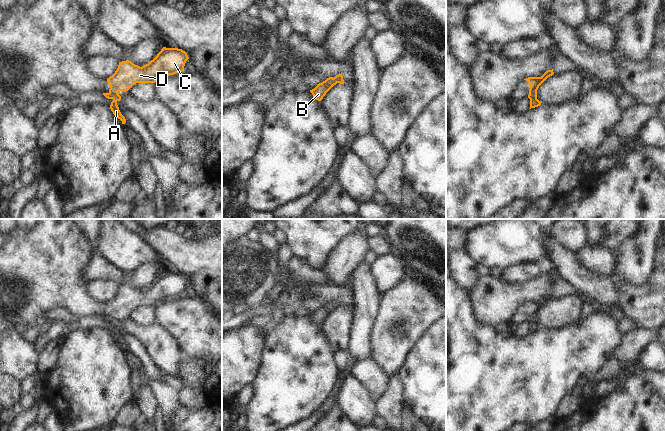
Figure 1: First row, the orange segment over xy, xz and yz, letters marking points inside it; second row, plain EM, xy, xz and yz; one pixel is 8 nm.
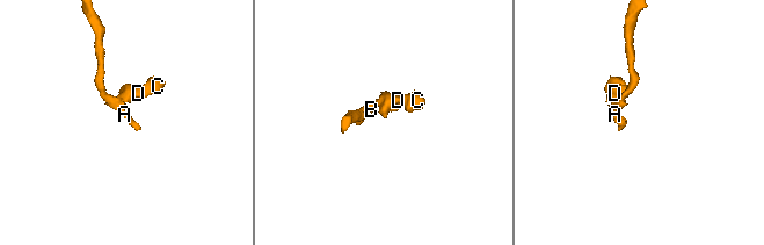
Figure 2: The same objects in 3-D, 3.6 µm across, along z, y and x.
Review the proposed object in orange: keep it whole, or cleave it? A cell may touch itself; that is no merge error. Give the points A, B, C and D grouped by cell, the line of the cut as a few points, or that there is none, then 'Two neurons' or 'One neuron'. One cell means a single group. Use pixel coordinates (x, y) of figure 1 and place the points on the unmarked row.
Groups: A B / C D. Split along yz (536, 314), (529, 318). Two neurons.

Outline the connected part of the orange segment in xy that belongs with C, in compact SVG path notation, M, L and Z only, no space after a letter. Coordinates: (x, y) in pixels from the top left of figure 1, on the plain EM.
M163 271L148 288L140 291L126 284L119 286L115 297L107 303L111 323L120 325L119 315L128 315L136 307L155 307L161 302L184 295L187 277L178 272Z

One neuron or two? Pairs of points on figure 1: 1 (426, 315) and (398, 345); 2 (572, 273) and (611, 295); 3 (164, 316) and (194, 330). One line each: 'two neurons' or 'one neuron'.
1: one neuron
2: one neuron
3: one neuron

